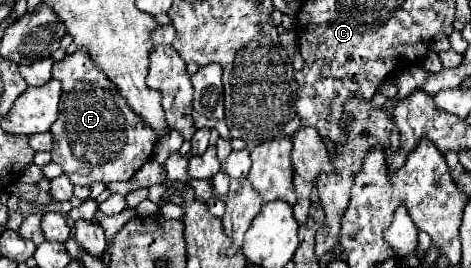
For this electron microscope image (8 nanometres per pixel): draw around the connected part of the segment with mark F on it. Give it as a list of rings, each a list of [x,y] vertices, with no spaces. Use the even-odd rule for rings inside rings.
[[[85,50],[69,54],[65,60],[55,62],[53,78],[61,82],[63,94],[59,102],[59,118],[51,126],[53,148],[51,160],[63,166],[71,184],[91,186],[93,182],[129,180],[153,156],[159,134],[137,118],[121,92],[105,72],[95,66]]]

